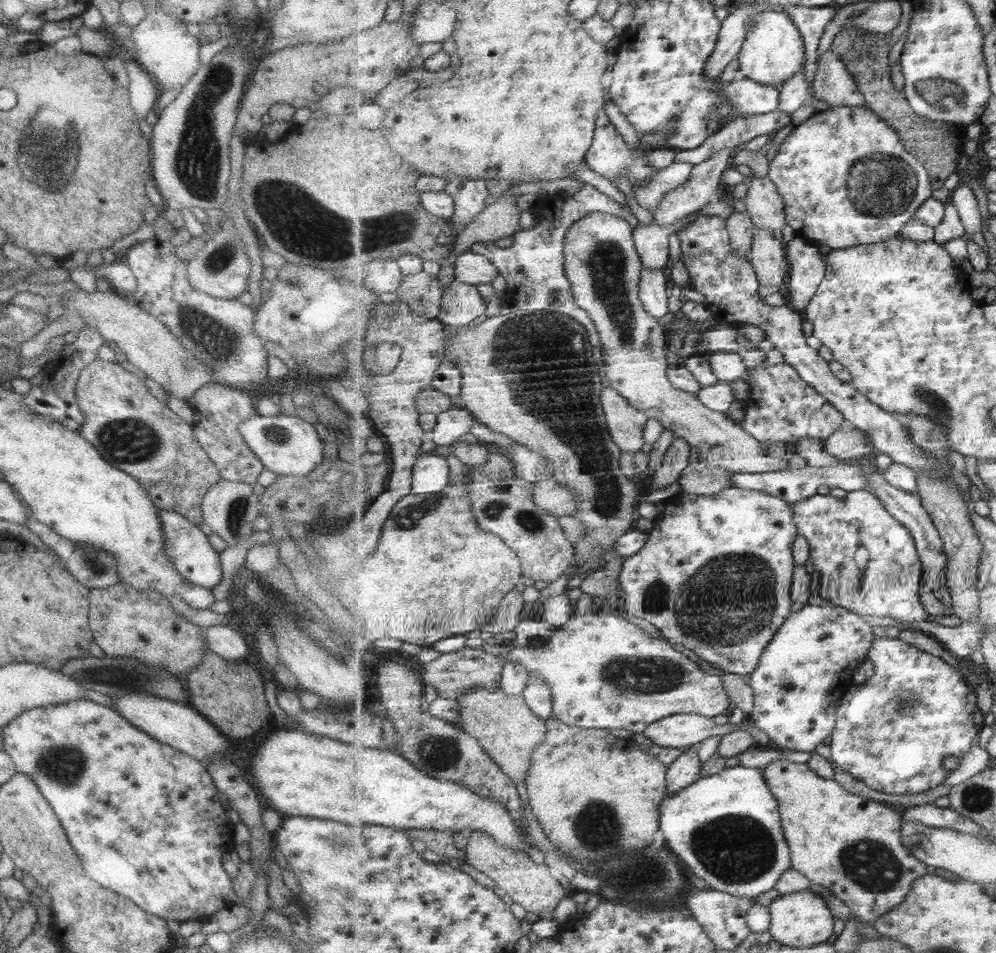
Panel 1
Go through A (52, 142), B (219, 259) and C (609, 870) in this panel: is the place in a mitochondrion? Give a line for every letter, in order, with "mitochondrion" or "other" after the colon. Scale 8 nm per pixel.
A: mitochondrion
B: mitochondrion
C: mitochondrion

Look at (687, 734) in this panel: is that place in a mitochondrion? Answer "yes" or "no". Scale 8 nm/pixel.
no

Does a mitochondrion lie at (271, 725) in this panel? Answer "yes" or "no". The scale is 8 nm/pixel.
no

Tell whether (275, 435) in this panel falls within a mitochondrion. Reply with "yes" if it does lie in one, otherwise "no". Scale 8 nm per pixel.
yes

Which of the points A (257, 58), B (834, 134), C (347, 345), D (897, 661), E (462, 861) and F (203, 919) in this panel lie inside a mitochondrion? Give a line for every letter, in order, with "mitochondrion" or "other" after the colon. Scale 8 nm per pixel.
A: other
B: other
C: other
D: other
E: other
F: other

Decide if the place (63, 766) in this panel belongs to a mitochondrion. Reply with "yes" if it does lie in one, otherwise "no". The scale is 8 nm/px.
yes

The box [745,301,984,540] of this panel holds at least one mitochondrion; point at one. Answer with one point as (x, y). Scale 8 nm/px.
(930, 400)

